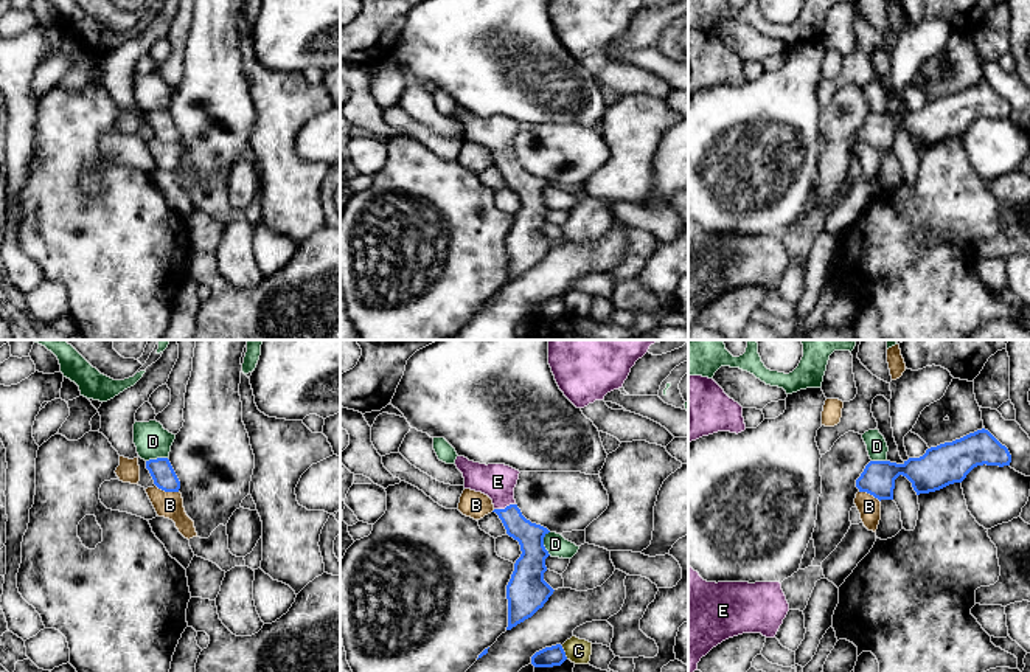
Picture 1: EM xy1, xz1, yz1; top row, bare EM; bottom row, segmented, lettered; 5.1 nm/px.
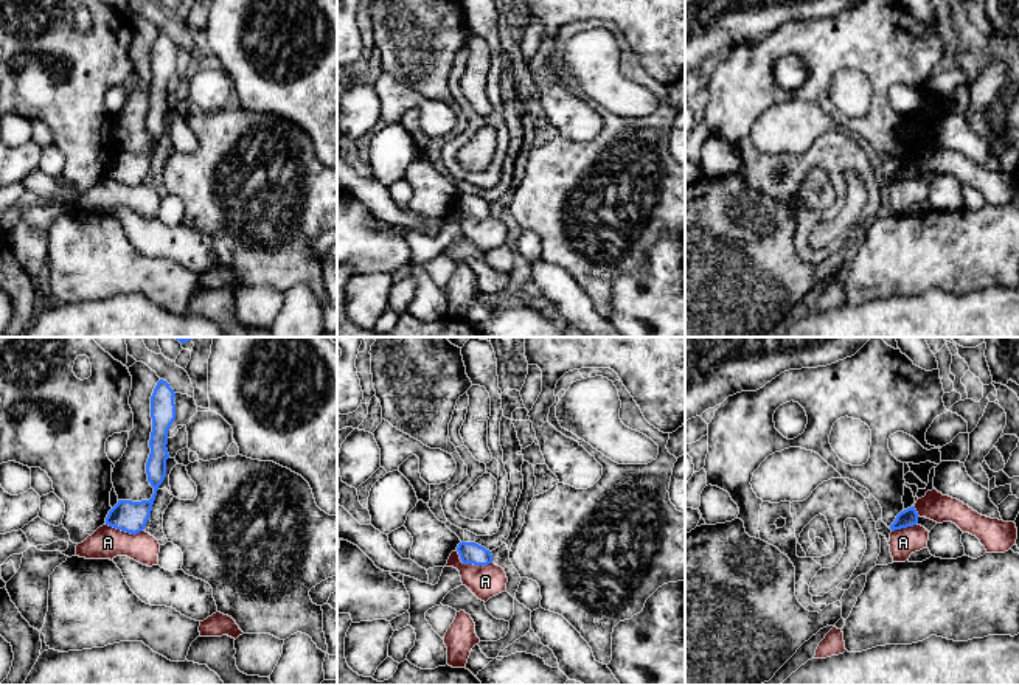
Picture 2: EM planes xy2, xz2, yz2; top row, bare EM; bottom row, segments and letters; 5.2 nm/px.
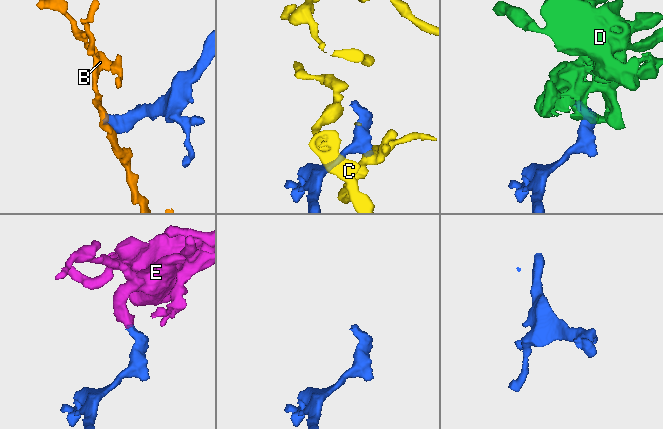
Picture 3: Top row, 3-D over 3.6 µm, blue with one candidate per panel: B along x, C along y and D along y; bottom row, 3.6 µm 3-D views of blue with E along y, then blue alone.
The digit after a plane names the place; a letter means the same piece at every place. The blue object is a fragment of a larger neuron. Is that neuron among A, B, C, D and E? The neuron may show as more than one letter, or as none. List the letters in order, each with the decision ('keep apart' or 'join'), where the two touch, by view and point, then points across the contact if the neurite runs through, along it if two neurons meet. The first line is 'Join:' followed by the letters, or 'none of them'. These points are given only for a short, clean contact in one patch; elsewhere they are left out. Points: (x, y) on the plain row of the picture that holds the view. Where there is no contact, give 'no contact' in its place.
Join: E
A: keep apart; meets blue in xz2 at (471, 215); border along xz2 (455, 202), (463, 215), (491, 215)
B: keep apart; meets blue in xy1 at (167, 143); border along xy1 (156, 137), (165, 143), (177, 145)
C: keep apart; meets blue in xz1 at (564, 304); border along xz1 (561, 298), (567, 311)
D: keep apart; meets blue in xz1 at (542, 196); border along xz1 (549, 183), (544, 190), (544, 200), (550, 207)
E: join; meets blue in xz1 at (505, 160); runs through xz1 (530, 188), (505, 160), (497, 134)

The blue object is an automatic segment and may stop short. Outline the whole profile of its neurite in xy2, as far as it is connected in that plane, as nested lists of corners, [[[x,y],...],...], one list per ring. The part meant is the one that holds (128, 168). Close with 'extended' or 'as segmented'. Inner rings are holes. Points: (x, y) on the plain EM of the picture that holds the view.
[[[160,31],[151,48],[152,84],[149,92],[151,106],[146,115],[148,134],[154,140],[152,149],[141,154],[118,152],[118,155],[109,163],[106,177],[130,186],[144,182],[151,169],[158,138],[166,129],[166,112],[169,110],[166,101],[168,82],[176,71],[174,50],[174,42],[166,33]]]; as segmented

